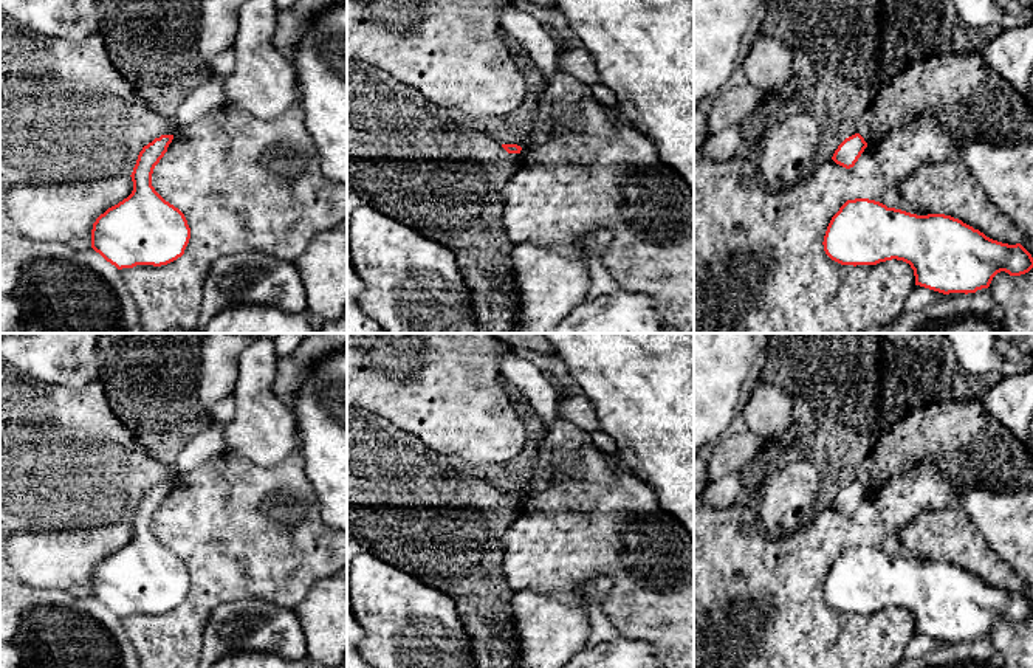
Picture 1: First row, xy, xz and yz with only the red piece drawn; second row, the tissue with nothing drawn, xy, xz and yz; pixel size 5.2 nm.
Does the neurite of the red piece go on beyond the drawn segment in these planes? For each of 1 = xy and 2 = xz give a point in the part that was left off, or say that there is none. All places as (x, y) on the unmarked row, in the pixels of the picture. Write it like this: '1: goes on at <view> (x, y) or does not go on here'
1: does not go on here
2: does not go on here

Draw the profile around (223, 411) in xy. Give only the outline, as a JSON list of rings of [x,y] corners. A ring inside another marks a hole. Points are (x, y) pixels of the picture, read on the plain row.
[[[234,394],[228,395],[226,398],[217,401],[209,411],[209,415],[214,422],[218,422],[221,425],[228,425],[235,414],[235,400]]]

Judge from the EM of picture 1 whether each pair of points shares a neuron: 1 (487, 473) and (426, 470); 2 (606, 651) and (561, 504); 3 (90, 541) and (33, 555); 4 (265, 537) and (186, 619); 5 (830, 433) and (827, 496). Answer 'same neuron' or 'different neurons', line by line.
1: different neurons
2: different neurons
3: same neuron
4: same neuron
5: same neuron

